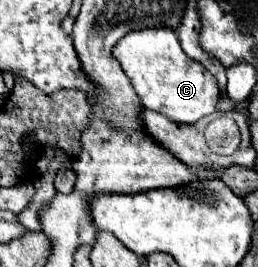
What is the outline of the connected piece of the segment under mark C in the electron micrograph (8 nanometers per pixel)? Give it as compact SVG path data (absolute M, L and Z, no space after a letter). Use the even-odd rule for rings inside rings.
M162 26L128 32L112 52L130 76L144 108L156 110L174 122L196 122L216 110L216 102L220 98L216 78L202 64L184 54L176 30Z

